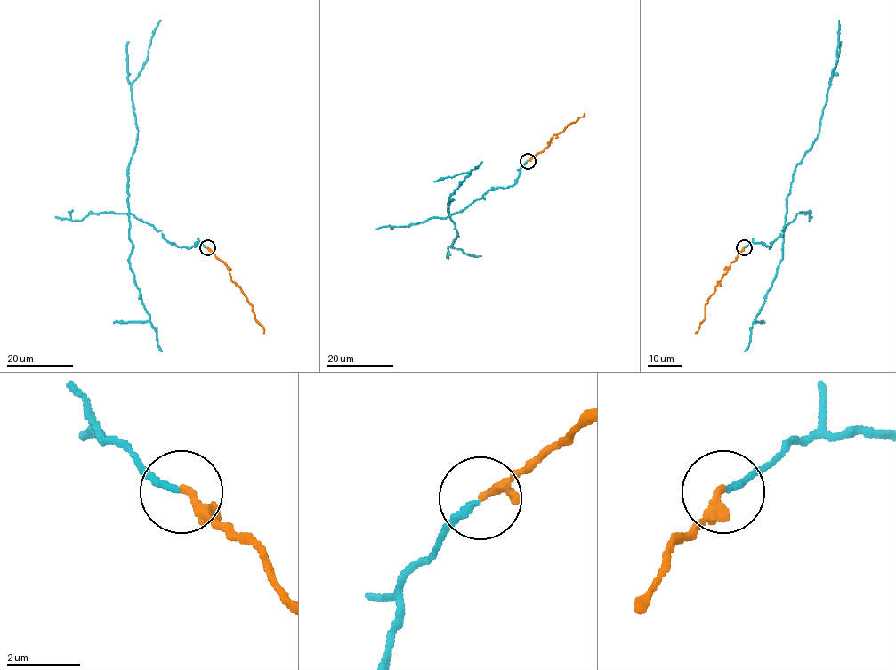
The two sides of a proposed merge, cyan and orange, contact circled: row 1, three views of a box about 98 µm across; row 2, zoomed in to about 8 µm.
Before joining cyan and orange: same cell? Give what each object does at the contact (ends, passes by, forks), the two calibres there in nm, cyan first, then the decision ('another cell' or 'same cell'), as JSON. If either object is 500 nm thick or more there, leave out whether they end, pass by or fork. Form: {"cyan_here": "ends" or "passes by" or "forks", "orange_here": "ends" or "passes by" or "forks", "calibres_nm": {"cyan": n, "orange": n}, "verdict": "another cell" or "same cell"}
{"cyan_here": "ends", "orange_here": "passes by", "calibres_nm": {"cyan": 170, "orange": 170}, "verdict": "same cell"}

